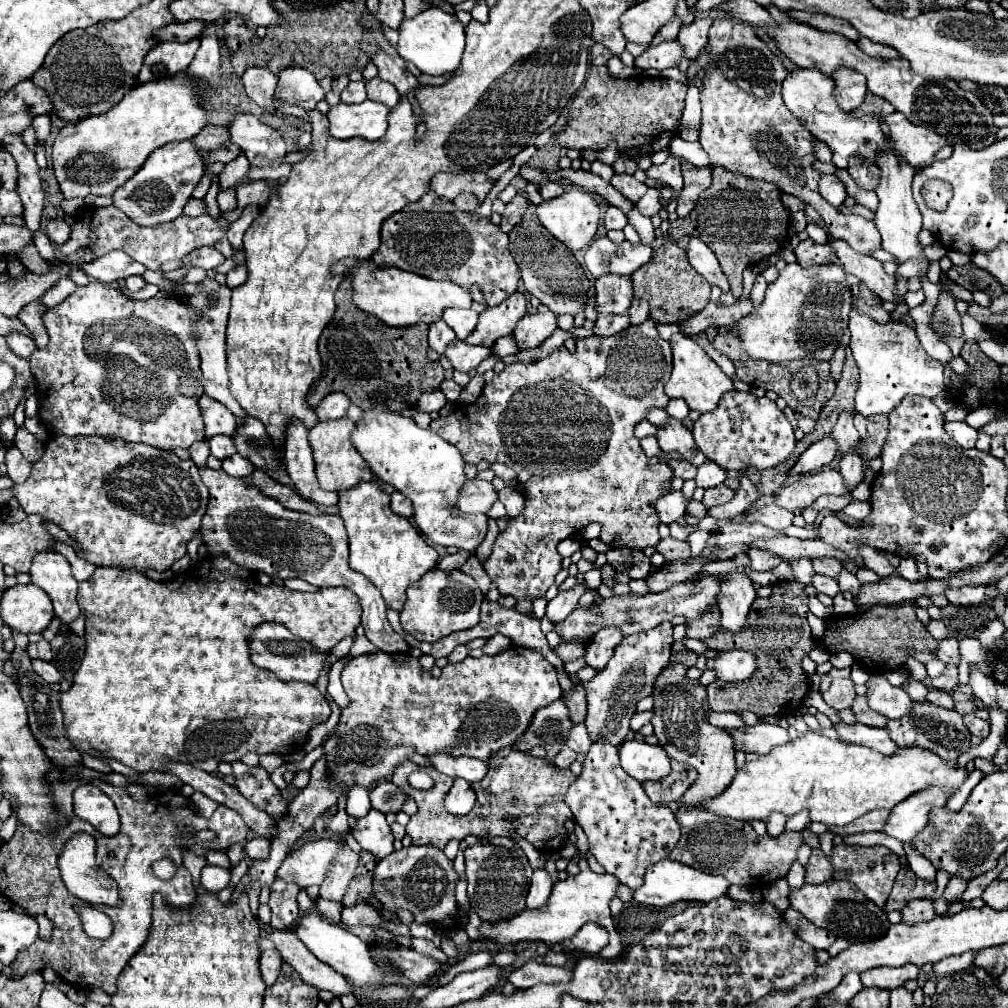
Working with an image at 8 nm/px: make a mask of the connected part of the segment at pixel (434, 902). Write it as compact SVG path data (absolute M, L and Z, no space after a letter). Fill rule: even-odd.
M409 846L399 852L391 852L381 862L377 862L373 874L373 894L389 912L395 912L399 908L409 910L417 924L455 926L457 924L457 902L455 902L457 880L459 874L453 868L453 860L449 860L443 850L435 846ZM389 882L395 884L393 890L387 890Z

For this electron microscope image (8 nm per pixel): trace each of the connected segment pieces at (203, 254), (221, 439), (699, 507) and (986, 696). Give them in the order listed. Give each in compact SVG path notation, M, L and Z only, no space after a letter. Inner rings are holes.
M199 248L199 250L193 250L189 254L189 260L191 260L193 268L211 270L211 268L217 268L219 264L223 264L225 256L215 248Z
M213 436L213 438L209 438L209 450L211 450L211 456L215 456L217 460L225 460L225 458L229 458L237 452L231 436Z
M689 500L689 506L687 506L687 516L693 516L693 518L705 518L705 516L709 516L707 514L709 510L707 510L707 506L703 504L703 502L697 502L697 500Z
M975 666L971 668L969 686L971 686L973 694L975 694L987 708L999 708L997 696L995 696L995 680L993 680L993 678L987 678L985 674L981 674Z

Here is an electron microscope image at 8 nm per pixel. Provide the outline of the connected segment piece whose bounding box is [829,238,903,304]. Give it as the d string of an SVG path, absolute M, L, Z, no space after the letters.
M831 238L829 244L833 246L833 250L839 256L847 274L855 274L861 282L867 284L867 288L871 288L875 294L879 294L881 300L891 300L893 304L903 302L897 294L897 286L895 286L897 278L889 276L883 270L883 264L879 260L853 252L853 248L849 248L849 244L845 244L845 240Z

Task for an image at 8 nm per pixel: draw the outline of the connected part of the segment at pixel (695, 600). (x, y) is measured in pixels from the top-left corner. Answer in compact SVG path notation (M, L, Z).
M703 576L697 582L681 582L675 584L673 588L659 592L659 594L645 594L645 596L613 596L603 600L599 606L591 606L591 608L577 608L573 610L561 624L555 626L555 632L563 638L591 638L593 634L597 634L603 626L617 626L621 628L623 636L641 632L641 630L649 630L673 616L685 616L687 620L693 620L697 616L701 616L701 612L707 612L709 608L717 606L717 596L721 592L721 576Z

